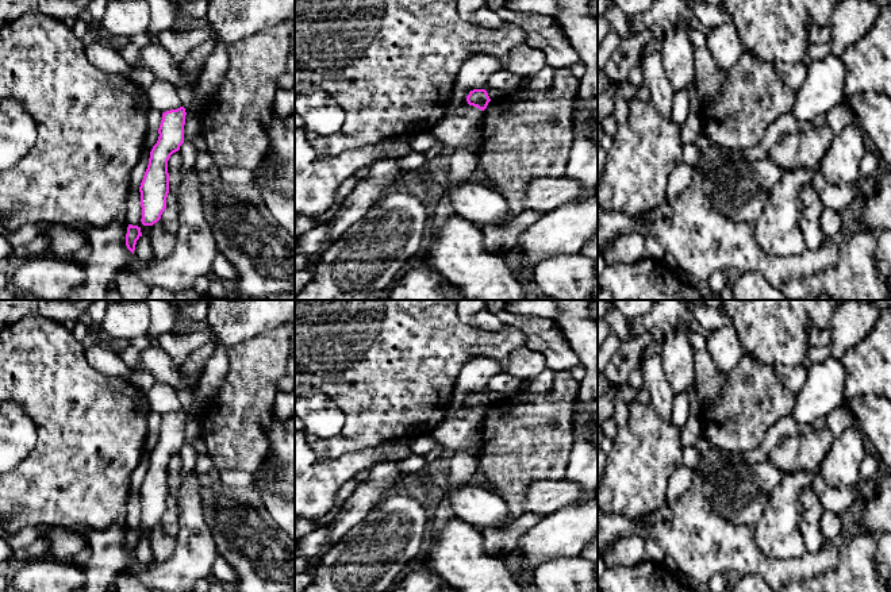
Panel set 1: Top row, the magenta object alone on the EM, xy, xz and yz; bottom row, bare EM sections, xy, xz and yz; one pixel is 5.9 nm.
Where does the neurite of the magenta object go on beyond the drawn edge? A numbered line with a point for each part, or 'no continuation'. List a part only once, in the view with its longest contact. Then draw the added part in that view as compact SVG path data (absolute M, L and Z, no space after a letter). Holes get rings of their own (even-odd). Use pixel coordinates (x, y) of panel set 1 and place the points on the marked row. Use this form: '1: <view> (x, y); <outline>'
no continuation

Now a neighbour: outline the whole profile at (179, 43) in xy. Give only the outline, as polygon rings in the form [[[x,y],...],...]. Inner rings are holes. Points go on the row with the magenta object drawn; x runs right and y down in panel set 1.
[[[207,22],[192,24],[183,31],[165,31],[157,41],[165,47],[176,62],[181,62],[191,50],[211,38]]]

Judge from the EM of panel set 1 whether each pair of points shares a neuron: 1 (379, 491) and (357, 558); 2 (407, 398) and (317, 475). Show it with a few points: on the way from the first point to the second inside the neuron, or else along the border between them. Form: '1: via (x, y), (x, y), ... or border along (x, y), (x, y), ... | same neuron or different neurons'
1: border along (390, 494), (352, 526) | different neurons
2: border along (308, 445), (326, 457), (340, 457), (368, 448) | different neurons

